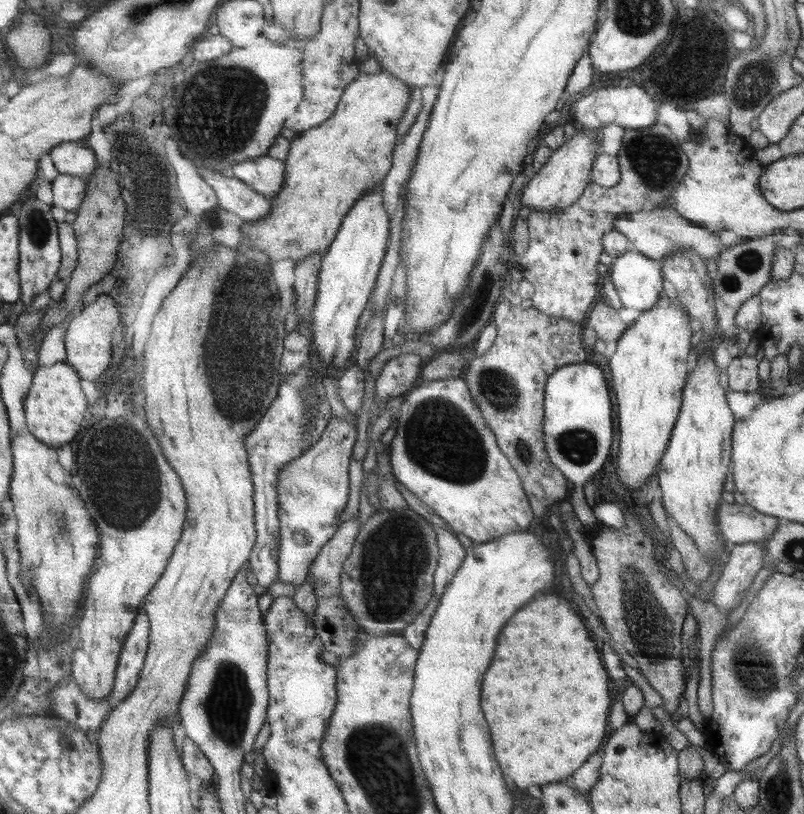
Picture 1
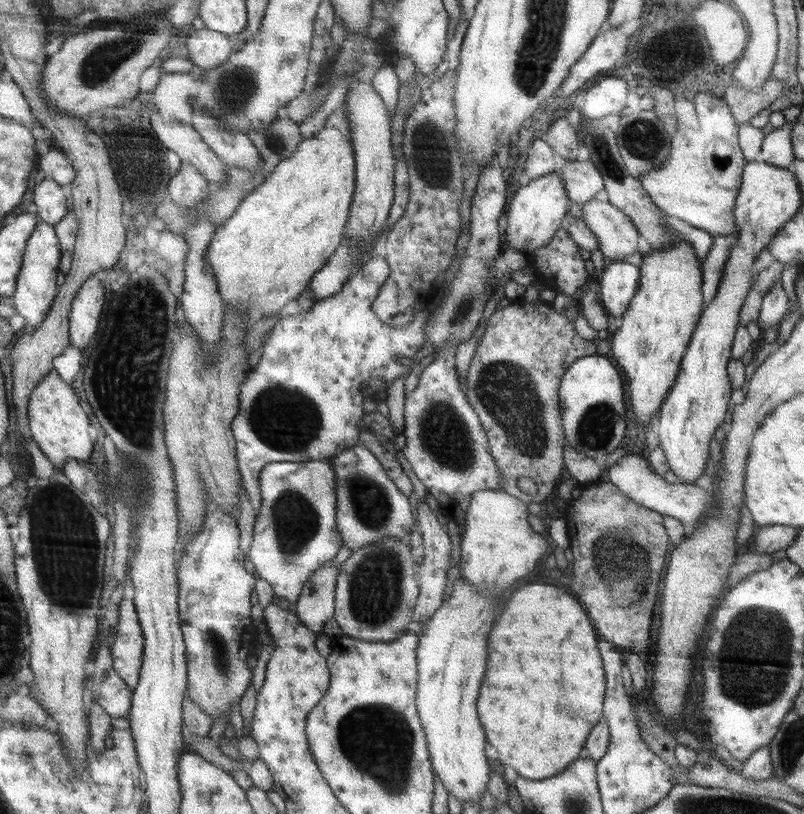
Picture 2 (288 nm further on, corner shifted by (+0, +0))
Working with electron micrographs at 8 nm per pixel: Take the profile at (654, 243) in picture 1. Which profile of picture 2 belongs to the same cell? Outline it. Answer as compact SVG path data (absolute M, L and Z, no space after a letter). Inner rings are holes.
M591 200L583 206L583 220L597 234L601 252L607 262L623 262L639 250L641 230L629 214L619 210L613 202Z

